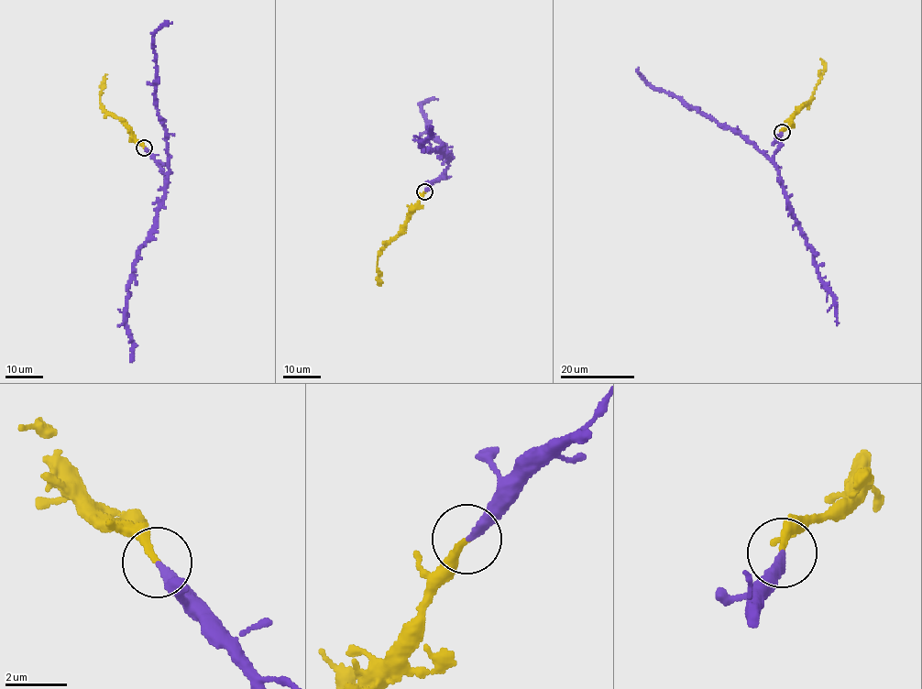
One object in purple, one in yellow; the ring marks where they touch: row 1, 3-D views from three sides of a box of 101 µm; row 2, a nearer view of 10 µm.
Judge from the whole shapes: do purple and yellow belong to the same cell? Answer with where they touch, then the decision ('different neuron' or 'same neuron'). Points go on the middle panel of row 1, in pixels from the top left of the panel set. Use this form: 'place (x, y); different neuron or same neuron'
place (424, 191); same neuron

